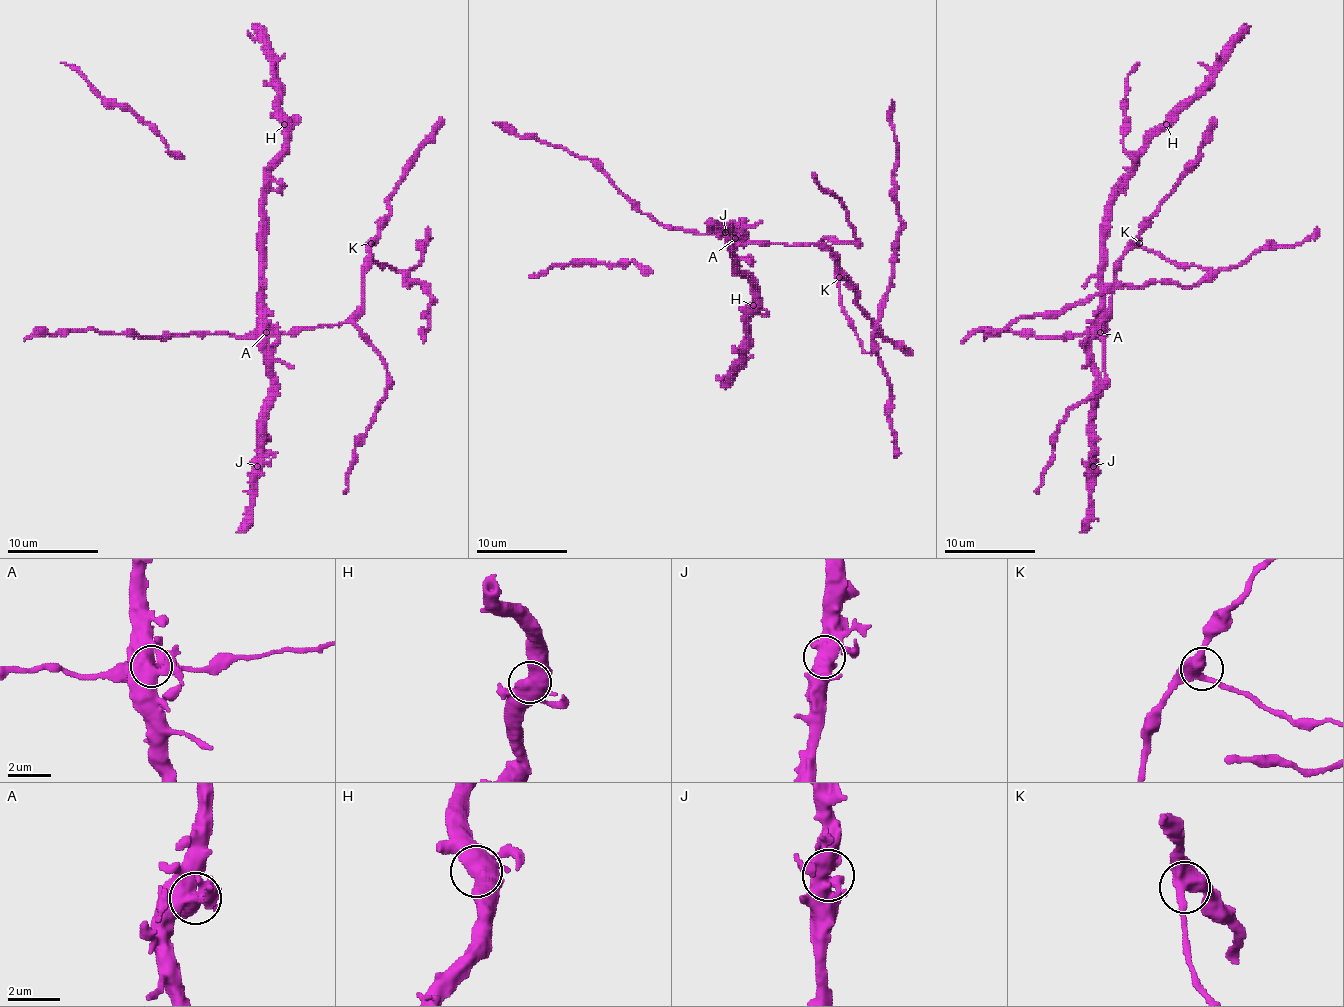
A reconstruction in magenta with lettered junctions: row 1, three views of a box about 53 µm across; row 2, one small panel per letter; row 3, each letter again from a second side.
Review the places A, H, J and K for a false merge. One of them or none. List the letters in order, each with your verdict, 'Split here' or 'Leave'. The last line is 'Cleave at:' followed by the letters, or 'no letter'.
A: Leave
H: Leave
J: Leave
K: Leave
Cleave at: no letter

